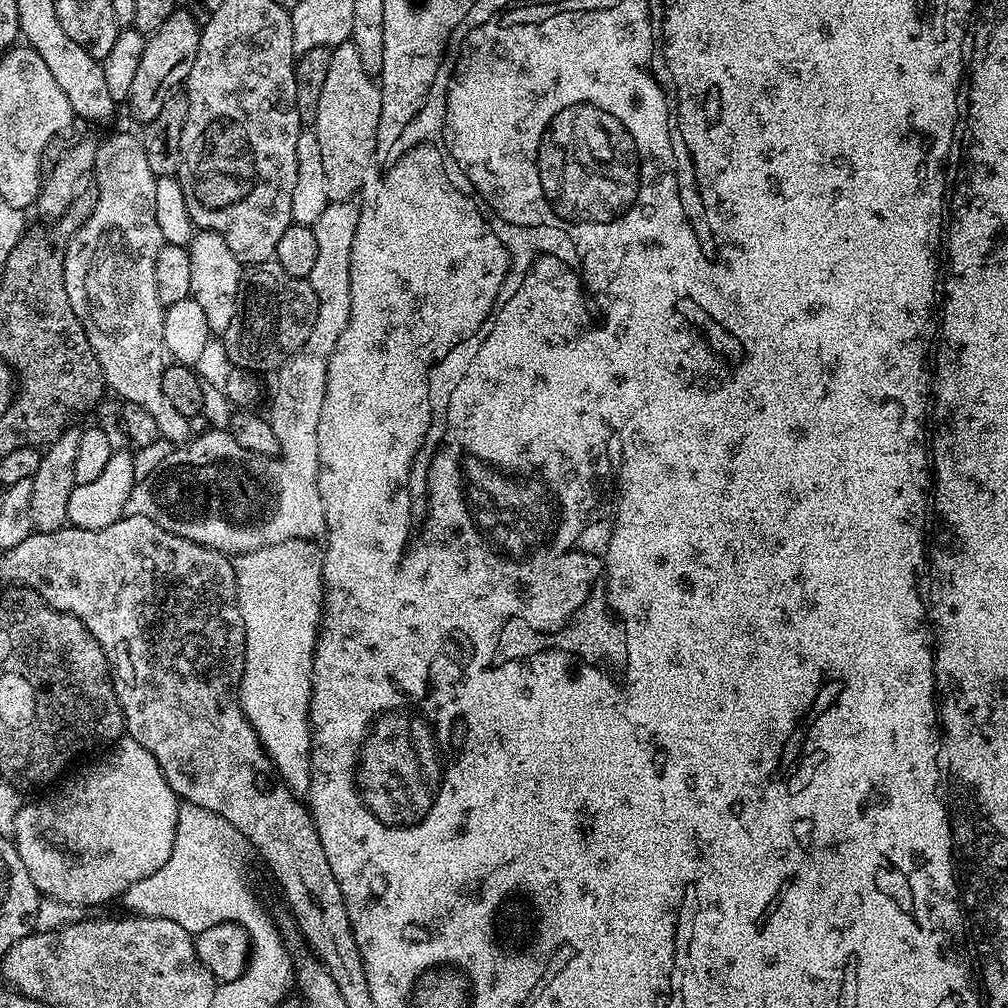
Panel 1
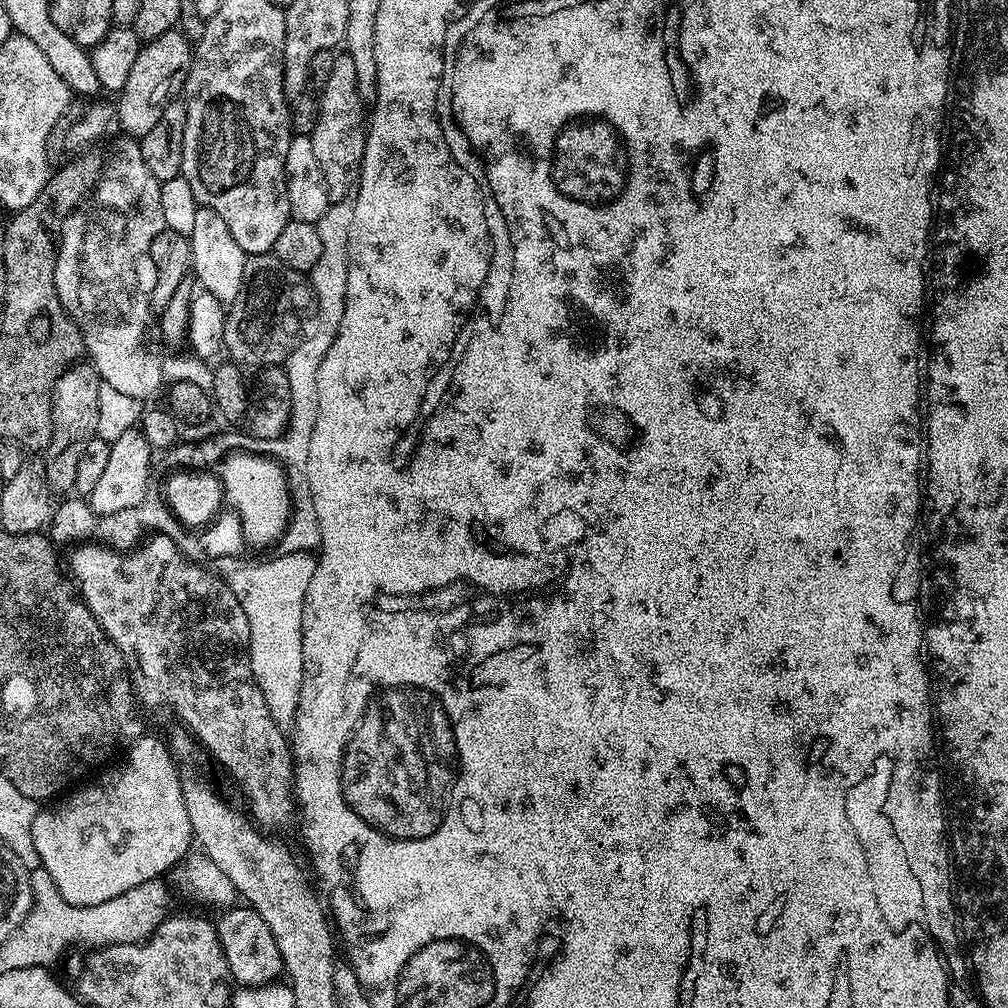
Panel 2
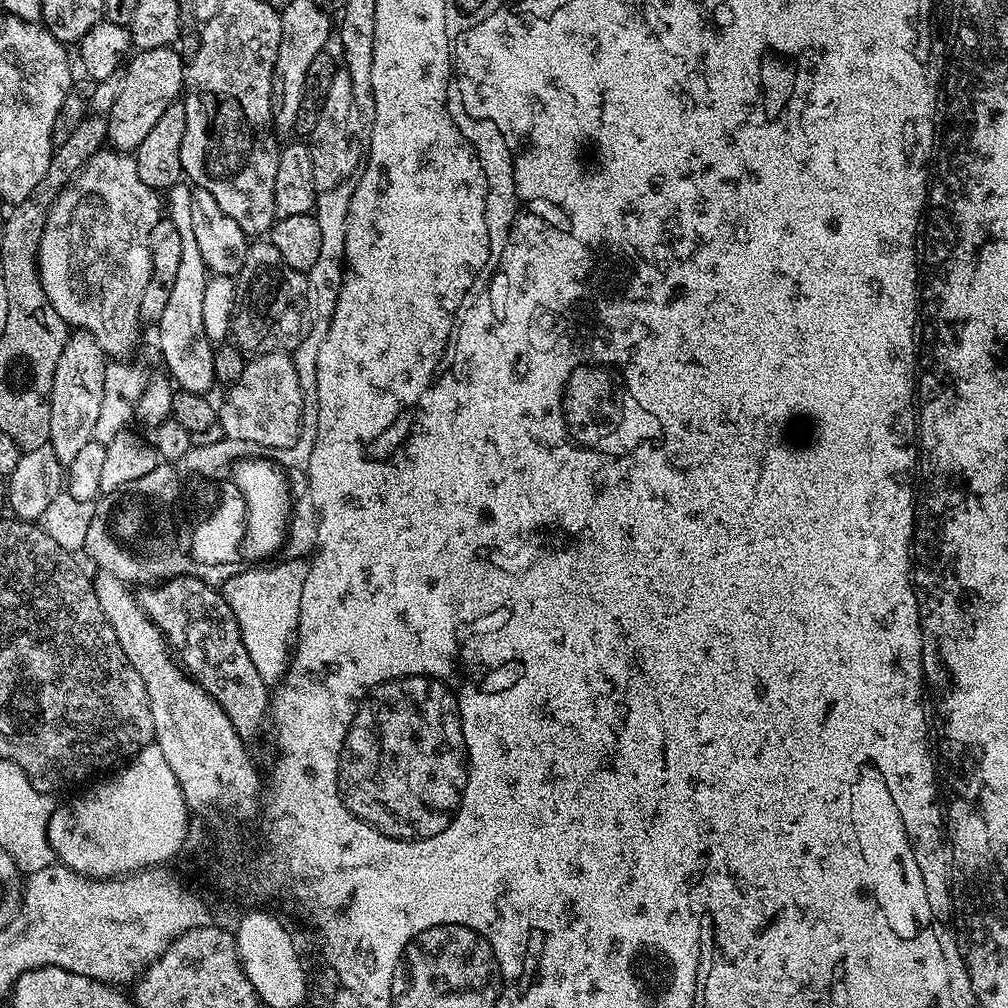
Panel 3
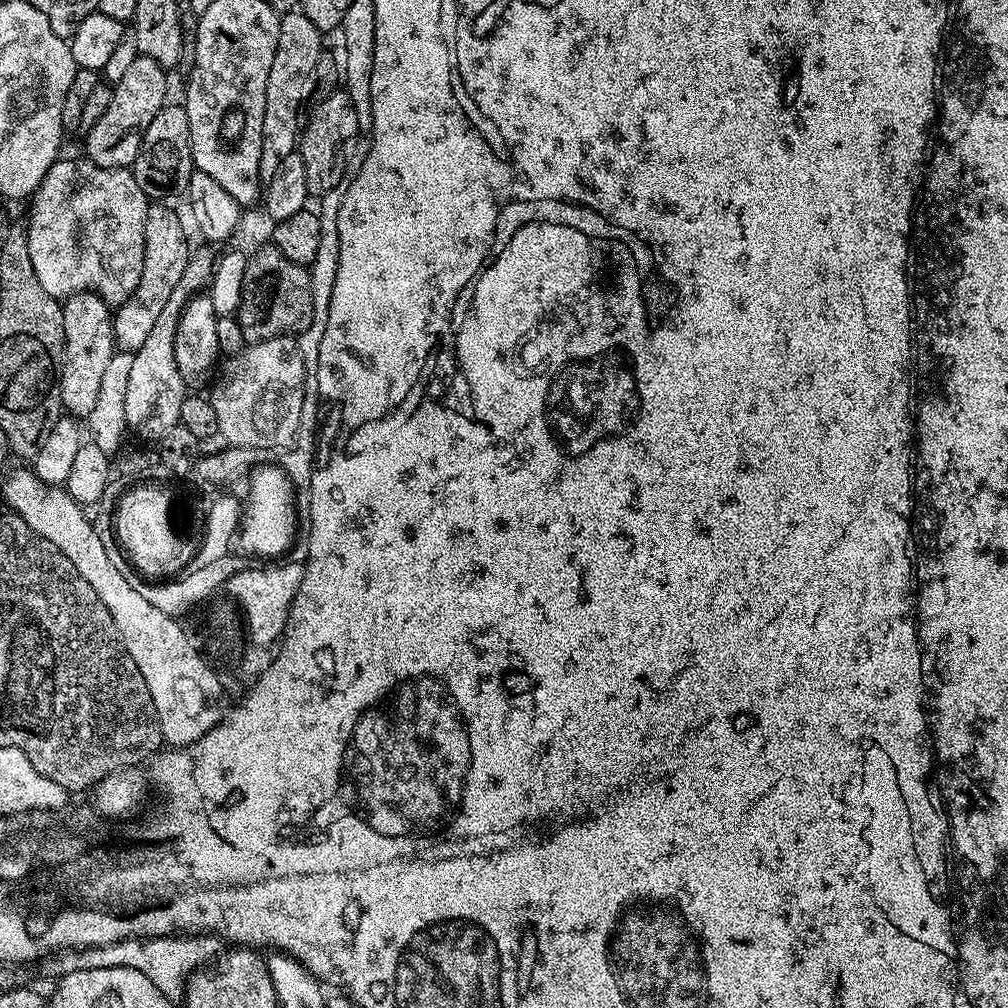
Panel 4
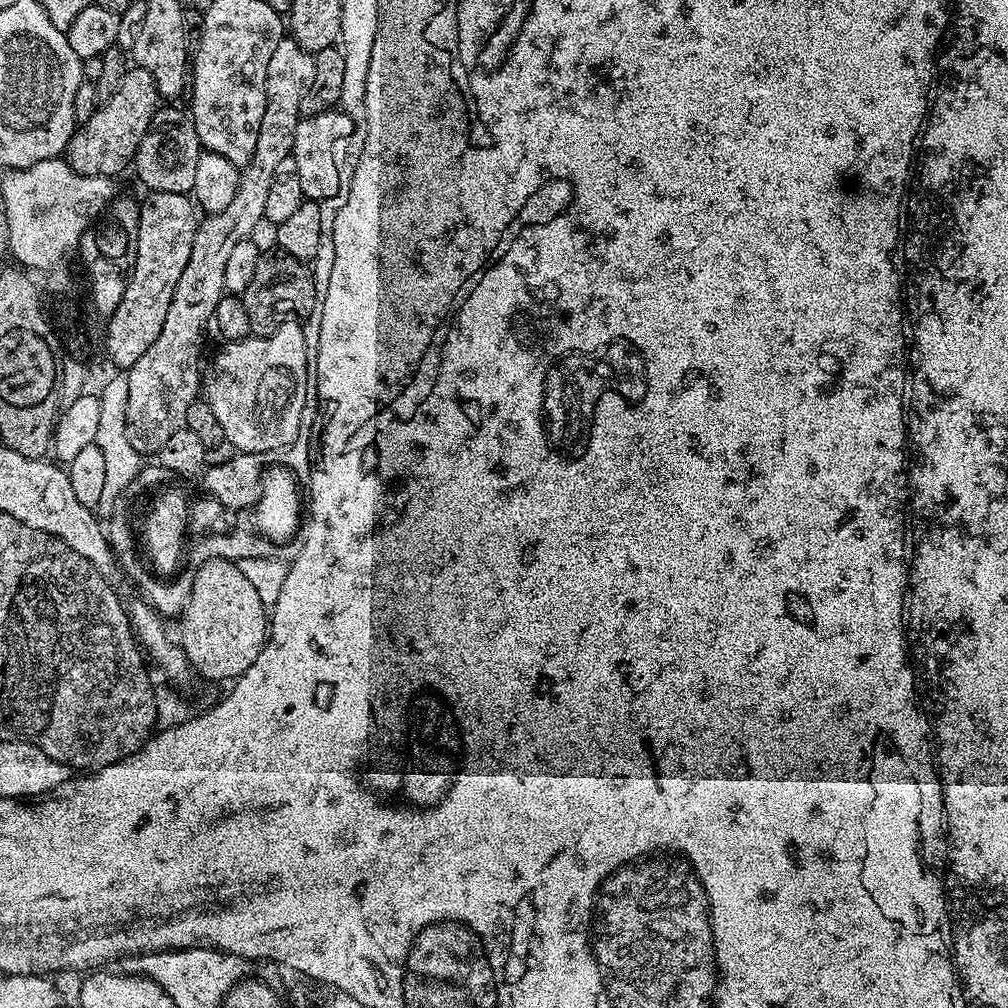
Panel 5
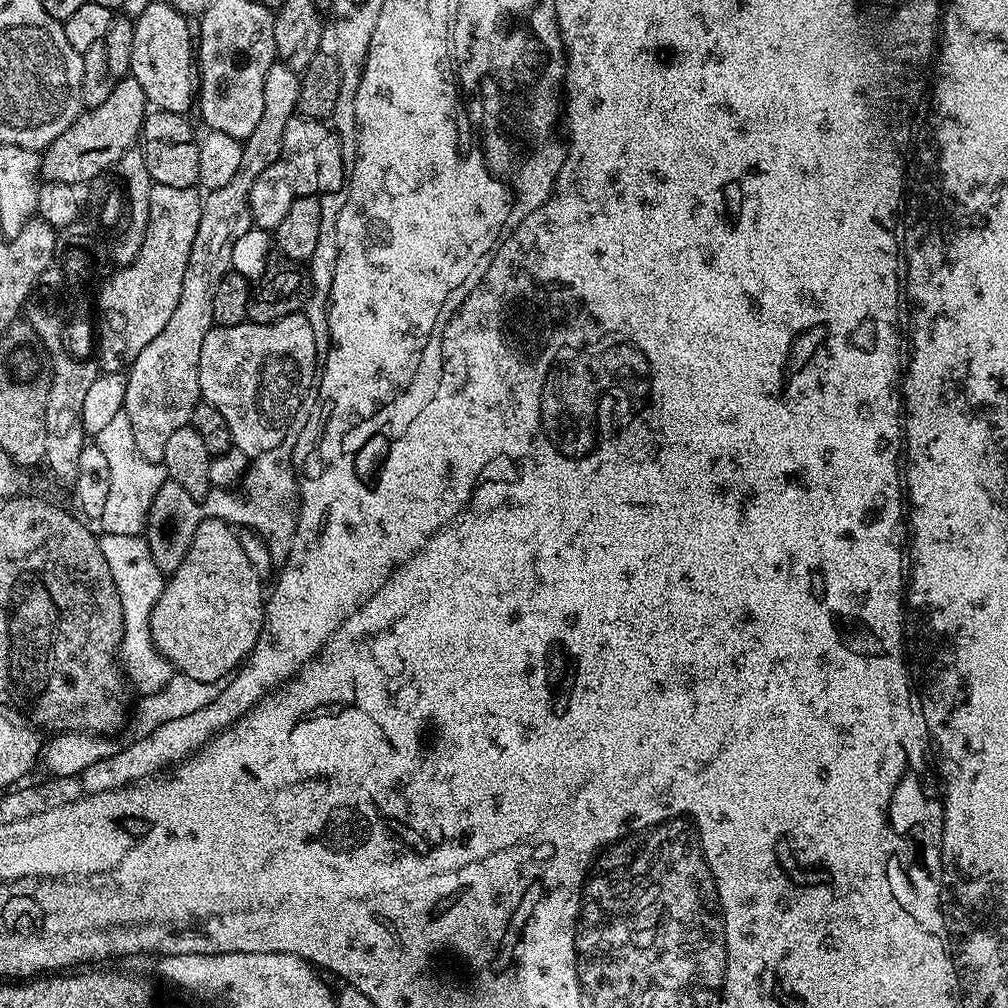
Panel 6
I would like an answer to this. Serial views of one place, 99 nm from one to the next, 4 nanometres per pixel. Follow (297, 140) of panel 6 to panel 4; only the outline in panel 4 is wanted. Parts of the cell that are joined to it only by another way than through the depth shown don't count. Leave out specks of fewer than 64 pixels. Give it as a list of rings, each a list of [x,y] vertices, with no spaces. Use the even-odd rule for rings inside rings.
[[[343,90],[330,93],[313,110],[308,125],[305,128],[303,125],[298,136],[298,151],[306,166],[306,186],[309,197],[323,198],[328,192],[336,192],[345,183],[344,163],[348,160],[348,147],[359,132],[358,114],[354,110],[354,102],[350,102],[348,93]]]

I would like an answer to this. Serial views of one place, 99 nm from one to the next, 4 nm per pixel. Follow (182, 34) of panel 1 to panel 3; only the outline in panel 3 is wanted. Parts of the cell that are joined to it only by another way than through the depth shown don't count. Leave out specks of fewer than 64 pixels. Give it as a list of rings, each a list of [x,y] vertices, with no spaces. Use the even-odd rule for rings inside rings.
[[[175,47],[137,51],[127,61],[122,72],[122,94],[118,94],[118,102],[114,102],[114,106],[106,114],[107,143],[115,151],[135,153],[136,148],[142,146],[146,134],[150,134],[150,129],[158,123],[158,118],[162,118],[166,106],[177,103],[178,97],[184,91],[186,60],[176,51]]]

